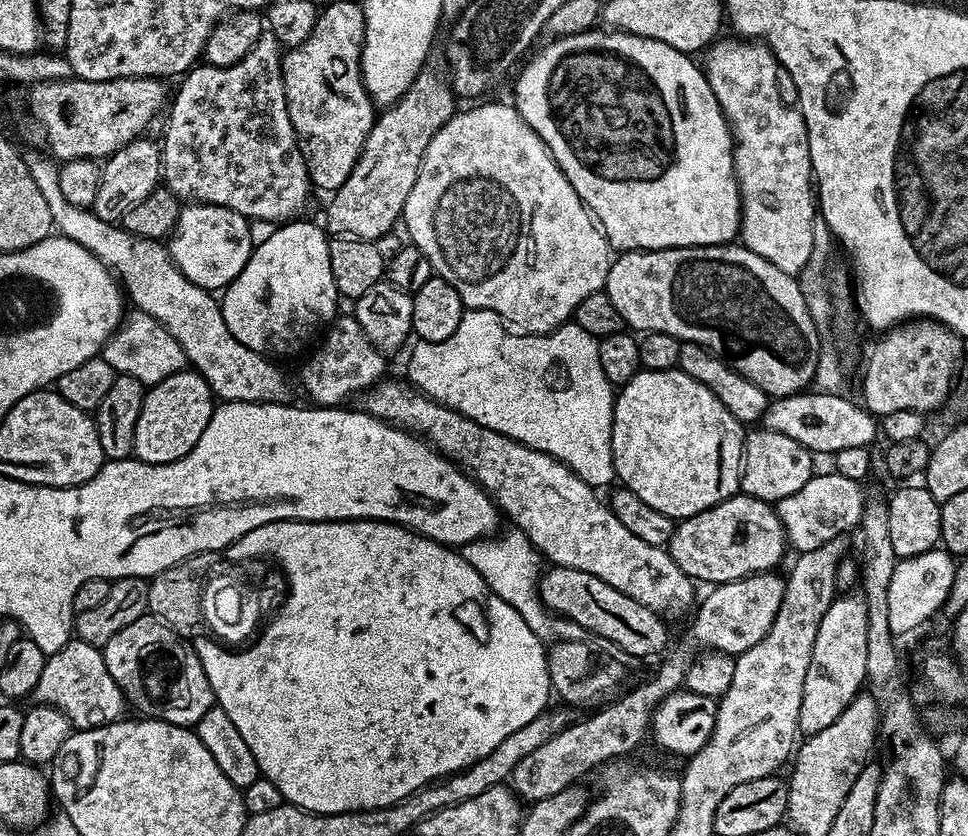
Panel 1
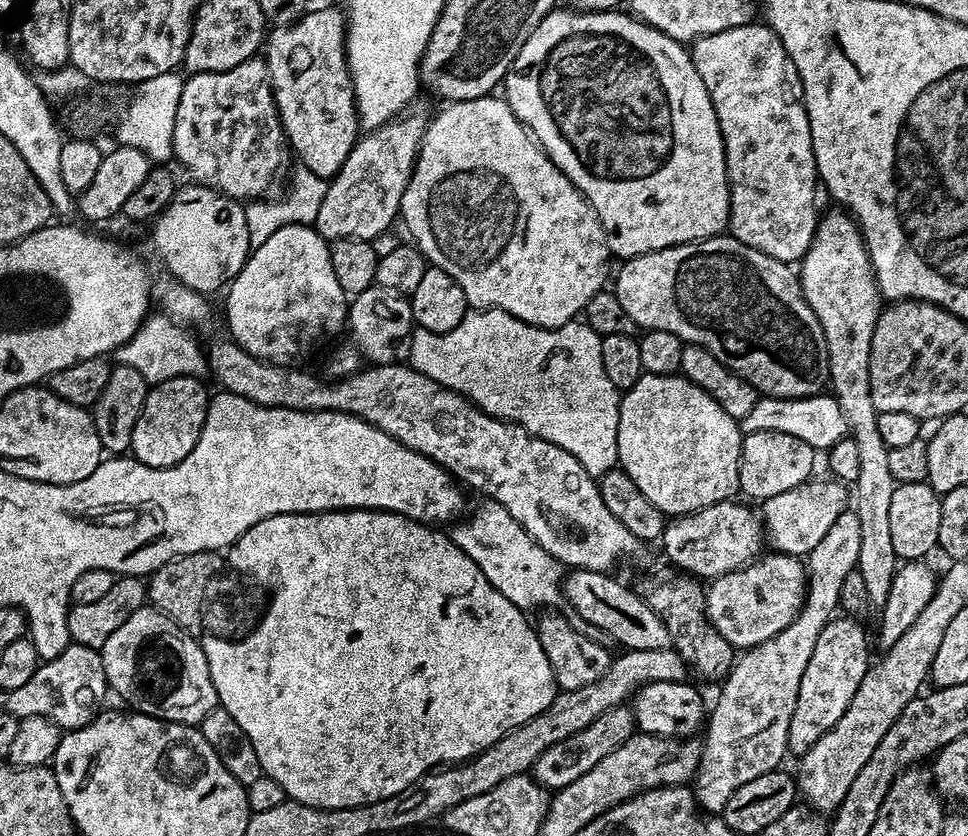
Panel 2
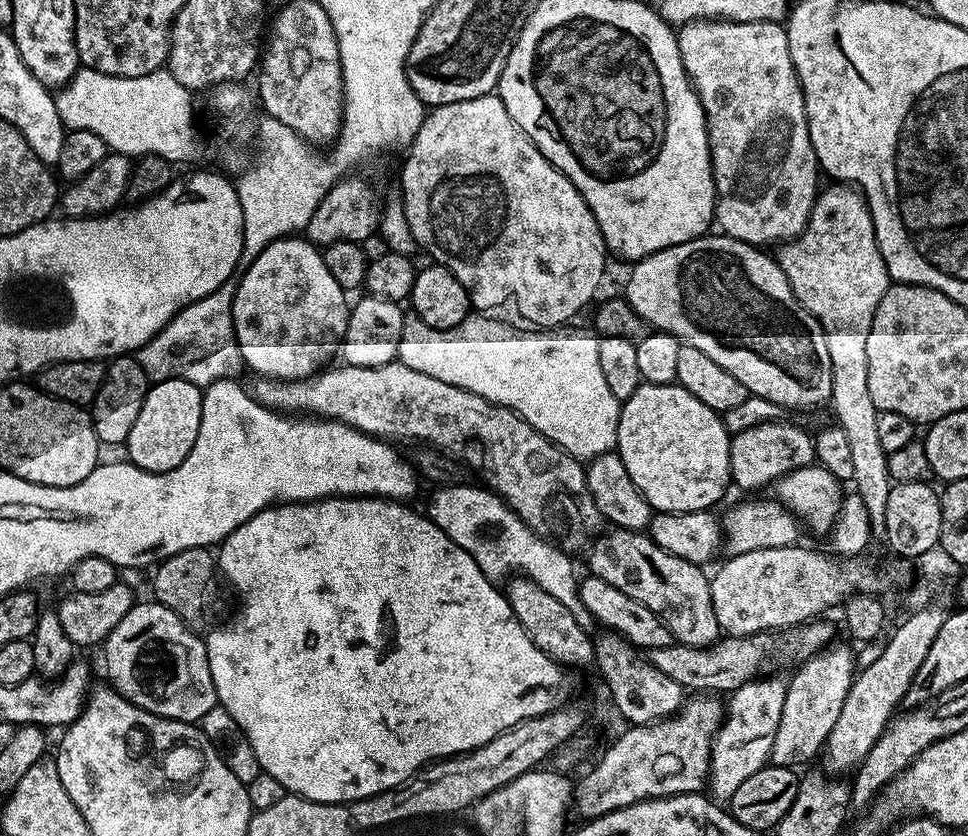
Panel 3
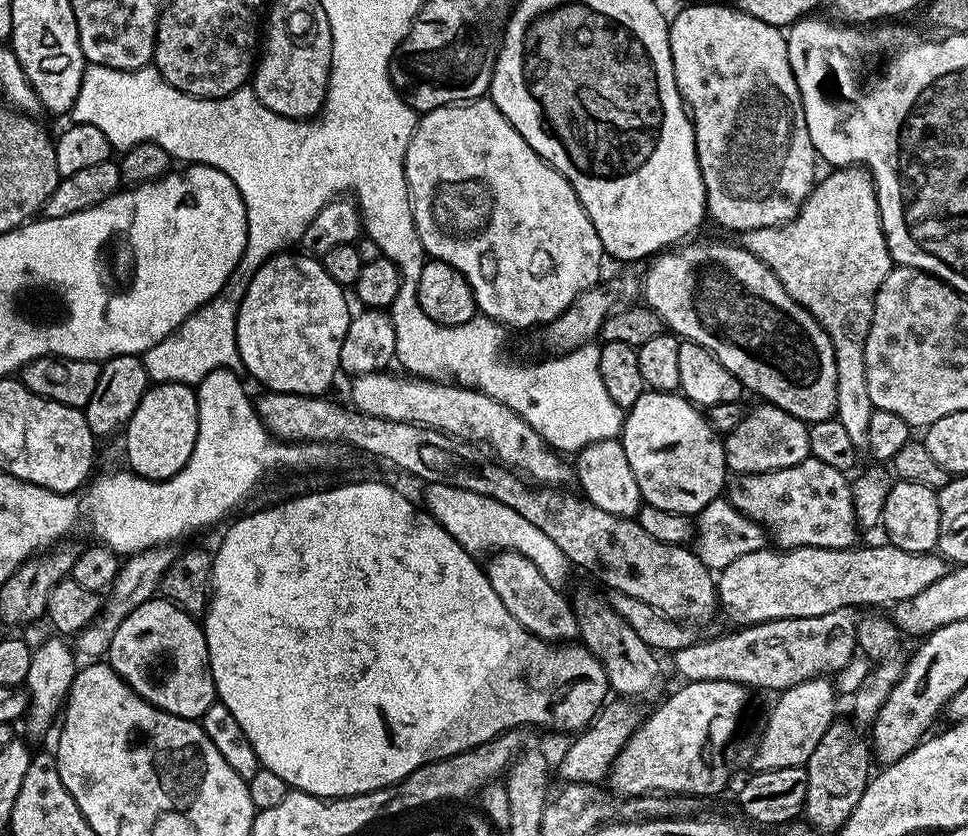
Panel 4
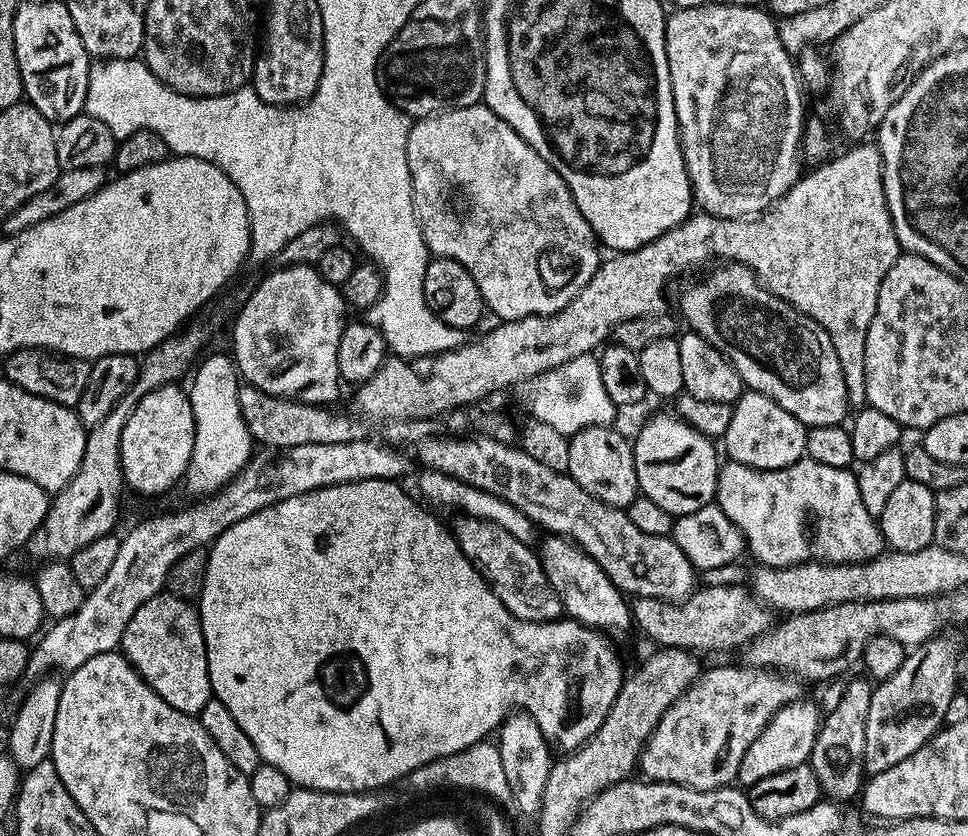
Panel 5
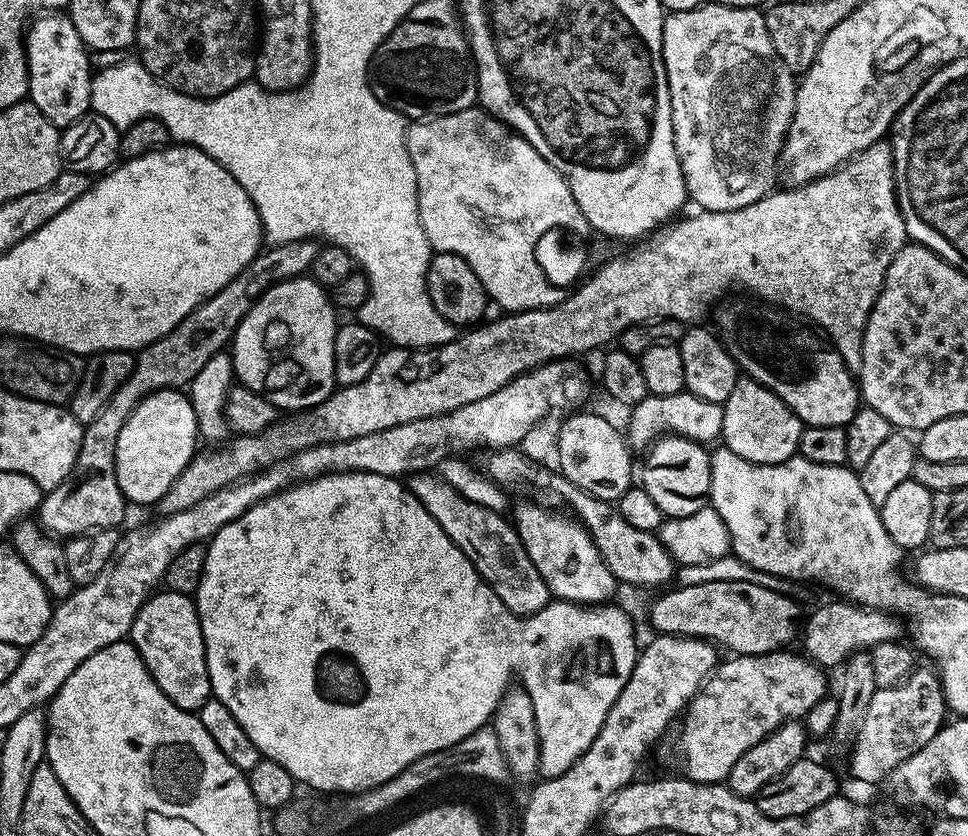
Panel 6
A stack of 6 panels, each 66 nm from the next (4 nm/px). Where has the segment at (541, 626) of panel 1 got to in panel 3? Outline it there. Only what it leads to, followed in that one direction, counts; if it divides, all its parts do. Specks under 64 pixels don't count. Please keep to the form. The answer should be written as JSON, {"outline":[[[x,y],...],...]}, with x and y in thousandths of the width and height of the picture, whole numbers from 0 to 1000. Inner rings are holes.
{"outline":[[[488,581],[454,583],[440,610],[440,615],[467,647],[481,658],[504,694],[520,695],[534,684],[556,696],[560,706],[591,730],[593,739],[600,744],[611,740],[608,731],[601,724],[598,712],[598,693],[588,665],[568,651],[559,638],[554,638],[528,606],[520,602],[512,590],[501,583]]]}

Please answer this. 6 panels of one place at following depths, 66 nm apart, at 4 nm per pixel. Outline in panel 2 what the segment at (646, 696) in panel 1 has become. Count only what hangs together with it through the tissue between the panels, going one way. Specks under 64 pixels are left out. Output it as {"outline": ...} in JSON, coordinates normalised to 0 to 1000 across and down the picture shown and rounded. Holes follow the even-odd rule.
{"outline":[[[642,844],[626,849],[626,854],[614,859],[610,868],[605,868],[603,873],[597,873],[597,878],[581,888],[572,888],[572,892],[568,892],[568,897],[561,900],[550,915],[549,927],[554,937],[567,945],[577,945],[589,940],[593,931],[601,931],[605,921],[614,921],[614,916],[618,916],[618,911],[622,911],[626,902],[638,897],[638,892],[643,892],[643,888],[647,888],[657,874],[652,846]]]}

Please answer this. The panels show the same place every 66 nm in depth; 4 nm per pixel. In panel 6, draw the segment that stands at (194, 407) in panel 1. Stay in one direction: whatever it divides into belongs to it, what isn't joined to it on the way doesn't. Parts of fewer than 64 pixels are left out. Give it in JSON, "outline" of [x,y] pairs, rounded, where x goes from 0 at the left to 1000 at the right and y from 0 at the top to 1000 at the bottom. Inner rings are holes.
{"outline":[[[169,464],[166,469],[157,469],[130,500],[126,510],[126,519],[122,519],[120,535],[120,571],[128,597],[133,604],[157,603],[164,604],[176,581],[188,567],[188,562],[205,539],[205,513],[202,511],[202,492],[197,477],[189,468]]]}

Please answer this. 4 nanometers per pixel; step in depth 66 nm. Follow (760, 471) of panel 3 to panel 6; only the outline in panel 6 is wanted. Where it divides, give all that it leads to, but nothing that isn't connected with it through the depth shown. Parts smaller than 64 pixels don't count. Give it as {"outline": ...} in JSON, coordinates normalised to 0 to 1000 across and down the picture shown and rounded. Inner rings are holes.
{"outline":[[[761,455],[754,476],[750,476],[747,486],[746,531],[758,538],[762,548],[771,548],[780,555],[808,555],[823,544],[832,508],[812,486],[812,481],[804,476],[804,471],[782,455]]]}

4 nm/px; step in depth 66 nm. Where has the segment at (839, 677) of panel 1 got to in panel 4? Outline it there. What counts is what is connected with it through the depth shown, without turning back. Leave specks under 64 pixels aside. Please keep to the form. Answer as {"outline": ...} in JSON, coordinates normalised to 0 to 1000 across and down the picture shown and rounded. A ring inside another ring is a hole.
{"outline":[[[858,812],[834,813],[821,818],[818,823],[809,824],[805,833],[806,839],[799,844],[798,854],[789,868],[789,877],[785,880],[785,891],[777,904],[777,916],[775,916],[777,923],[831,919],[837,902],[845,897],[849,878],[853,878],[853,873],[865,860],[866,829]]]}

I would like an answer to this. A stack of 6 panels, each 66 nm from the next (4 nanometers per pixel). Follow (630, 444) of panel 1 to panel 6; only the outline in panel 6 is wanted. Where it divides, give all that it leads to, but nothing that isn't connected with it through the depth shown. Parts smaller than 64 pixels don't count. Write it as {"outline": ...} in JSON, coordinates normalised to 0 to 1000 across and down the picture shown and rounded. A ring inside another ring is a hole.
{"outline":[[[693,520],[668,537],[665,561],[660,561],[659,574],[676,596],[676,600],[687,618],[717,615],[717,610],[725,610],[732,602],[733,591],[733,553],[736,547],[728,532],[708,522]]]}

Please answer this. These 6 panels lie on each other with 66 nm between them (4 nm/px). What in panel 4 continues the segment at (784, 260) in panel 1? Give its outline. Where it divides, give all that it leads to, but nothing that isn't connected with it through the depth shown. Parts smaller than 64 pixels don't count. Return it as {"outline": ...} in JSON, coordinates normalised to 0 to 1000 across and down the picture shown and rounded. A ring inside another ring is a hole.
{"outline":[[[715,5],[712,10],[705,11],[698,20],[693,20],[690,30],[690,49],[696,74],[696,93],[700,98],[700,108],[702,116],[707,120],[707,128],[711,130],[711,136],[715,141],[721,199],[725,203],[725,218],[729,225],[729,242],[731,243],[730,257],[733,263],[740,268],[745,268],[748,273],[753,273],[757,280],[783,275],[801,268],[810,268],[814,263],[819,263],[826,255],[826,245],[838,232],[845,214],[845,207],[843,207],[845,188],[837,170],[837,160],[833,156],[831,128],[826,121],[824,98],[820,93],[816,79],[814,49],[811,39],[807,35],[764,13],[763,8],[760,7],[751,10],[748,5]]]}

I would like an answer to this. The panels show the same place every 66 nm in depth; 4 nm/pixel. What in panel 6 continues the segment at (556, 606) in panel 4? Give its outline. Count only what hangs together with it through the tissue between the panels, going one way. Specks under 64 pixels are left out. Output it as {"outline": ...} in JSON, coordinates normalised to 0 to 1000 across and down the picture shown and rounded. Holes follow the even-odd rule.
{"outline":[[[423,568],[419,574],[421,587],[429,591],[432,600],[440,605],[440,610],[444,610],[448,624],[452,624],[452,629],[461,634],[469,653],[473,653],[473,658],[477,658],[477,663],[486,667],[496,690],[508,700],[510,711],[514,711],[522,725],[538,739],[562,728],[568,721],[566,702],[564,696],[560,696],[560,687],[552,682],[552,672],[548,672],[548,663],[543,663],[532,630],[526,623],[524,627],[518,614],[473,591],[473,586],[469,586],[469,581],[463,580],[455,569],[442,568]]]}

